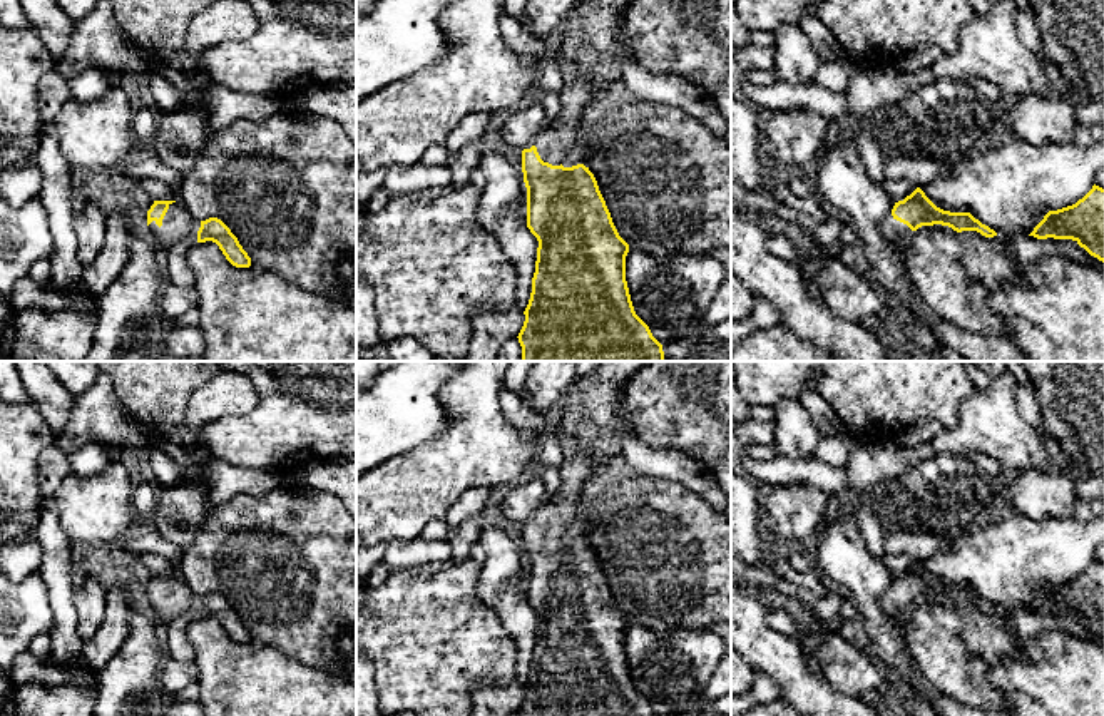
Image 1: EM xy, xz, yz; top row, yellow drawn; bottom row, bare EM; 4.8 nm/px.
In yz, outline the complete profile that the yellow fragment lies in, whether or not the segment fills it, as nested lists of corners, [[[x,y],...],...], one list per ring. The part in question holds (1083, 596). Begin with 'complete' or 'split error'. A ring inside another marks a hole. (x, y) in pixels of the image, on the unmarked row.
complete | [[[1094,559],[1076,579],[1049,586],[1029,611],[1072,614],[1104,637],[1104,564]]]

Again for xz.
split error | [[[599,361],[590,373],[575,378],[549,422],[564,450],[562,485],[522,525],[527,602],[539,622],[519,716],[657,716],[634,686],[626,656],[629,619],[619,611],[594,549],[584,539],[562,540],[577,519],[582,487],[592,470],[621,455],[622,437],[634,433],[621,408],[622,390],[649,363]]]

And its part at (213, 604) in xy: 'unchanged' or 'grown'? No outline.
grown

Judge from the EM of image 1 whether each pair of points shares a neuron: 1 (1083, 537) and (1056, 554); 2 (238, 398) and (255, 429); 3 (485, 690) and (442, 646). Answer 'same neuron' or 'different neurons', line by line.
1: same neuron
2: different neurons
3: different neurons

